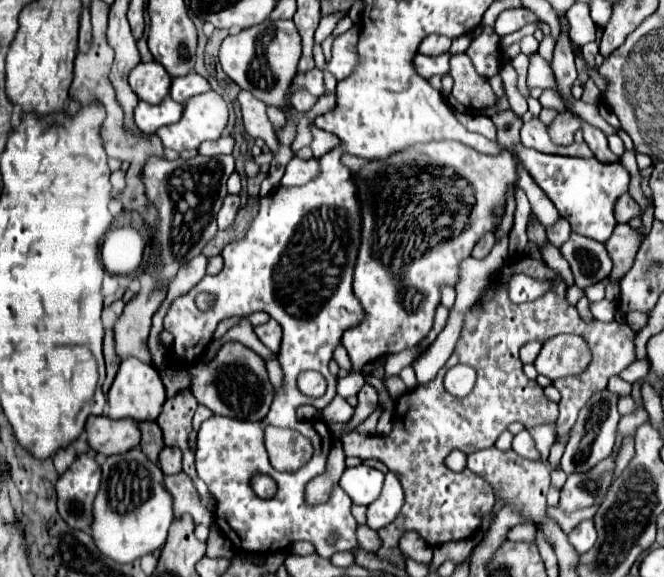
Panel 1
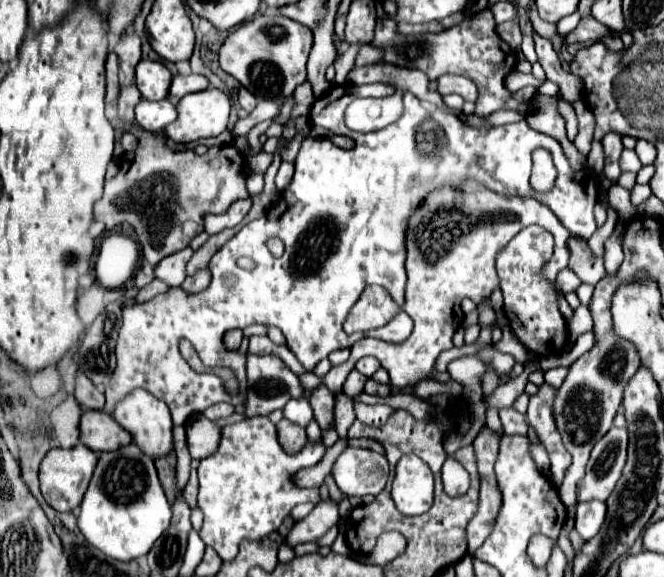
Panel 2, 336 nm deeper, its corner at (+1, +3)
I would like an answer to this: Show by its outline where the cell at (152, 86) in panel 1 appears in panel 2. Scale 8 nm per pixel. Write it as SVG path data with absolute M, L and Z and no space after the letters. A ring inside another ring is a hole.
M141 60L135 70L135 84L145 100L163 100L169 94L171 72L159 60Z

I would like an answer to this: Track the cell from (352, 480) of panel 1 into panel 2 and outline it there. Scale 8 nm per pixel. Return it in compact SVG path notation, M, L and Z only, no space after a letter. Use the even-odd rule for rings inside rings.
M347 448L333 464L333 480L339 490L347 496L377 496L387 482L389 466L387 458L363 450L363 448Z

